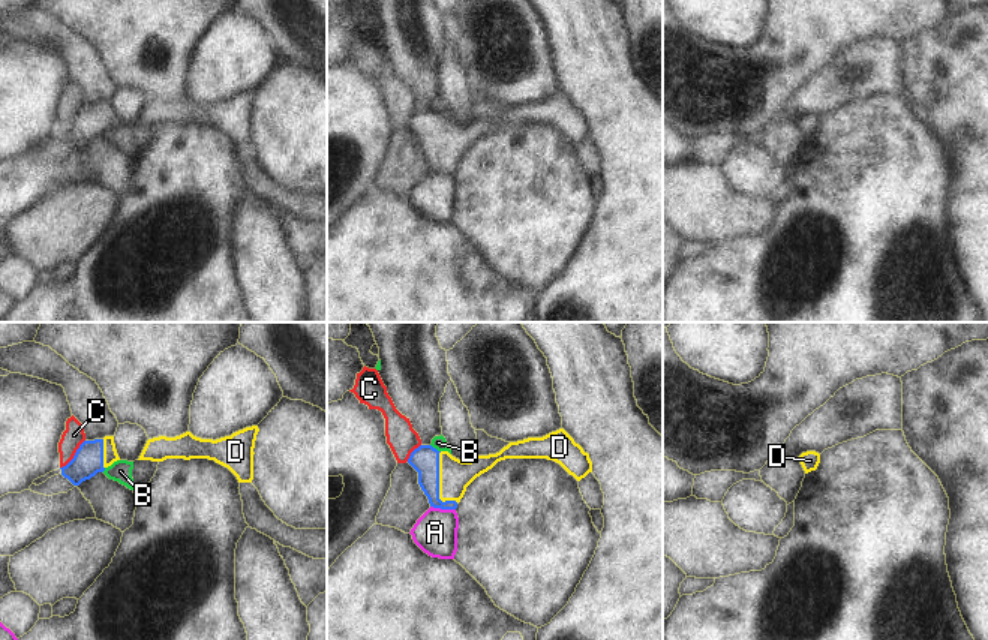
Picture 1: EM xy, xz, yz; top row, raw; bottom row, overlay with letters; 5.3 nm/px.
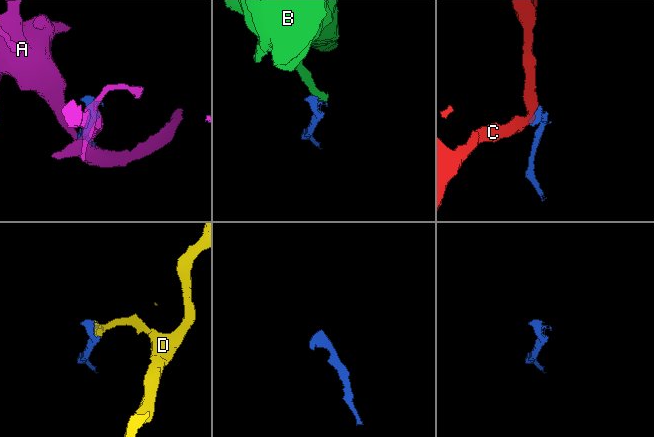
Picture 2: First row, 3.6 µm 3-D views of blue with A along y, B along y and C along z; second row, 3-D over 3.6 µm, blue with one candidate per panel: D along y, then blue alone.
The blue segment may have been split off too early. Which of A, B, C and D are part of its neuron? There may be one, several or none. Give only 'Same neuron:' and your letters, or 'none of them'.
Same neuron: D

